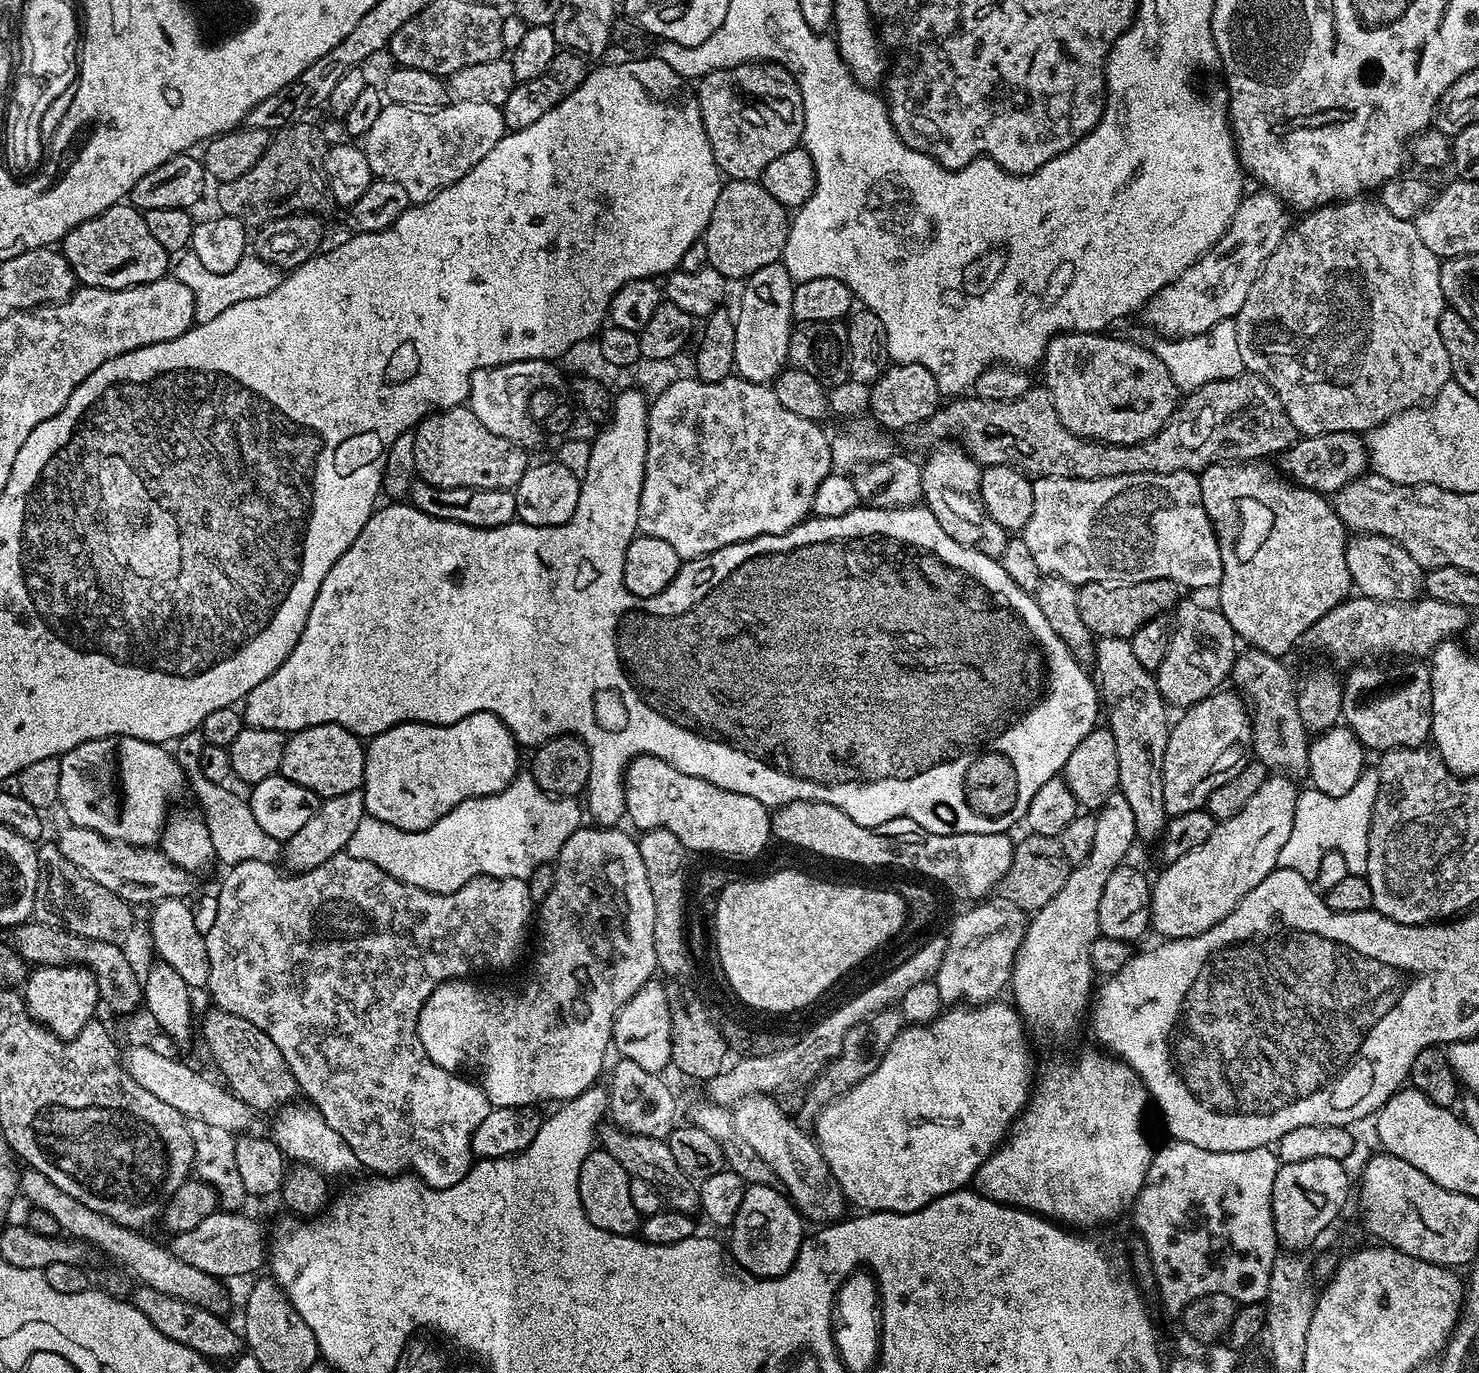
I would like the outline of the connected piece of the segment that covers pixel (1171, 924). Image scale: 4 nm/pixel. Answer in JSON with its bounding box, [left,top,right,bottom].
[1151,774,1298,940]

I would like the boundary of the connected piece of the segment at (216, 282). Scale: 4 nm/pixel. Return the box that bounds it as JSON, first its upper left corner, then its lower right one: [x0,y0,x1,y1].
[174,250,282,324]

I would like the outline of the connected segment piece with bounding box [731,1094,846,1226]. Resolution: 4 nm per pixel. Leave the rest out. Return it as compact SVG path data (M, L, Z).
M753 1094L745 1096L735 1105L731 1114L738 1134L742 1134L743 1140L757 1152L758 1158L770 1166L779 1187L795 1204L796 1211L805 1221L817 1220L815 1223L820 1226L839 1221L845 1215L844 1192L821 1154L820 1145L809 1133L807 1136L804 1133L807 1131L793 1117L792 1121L772 1100L775 1099L768 1094Z

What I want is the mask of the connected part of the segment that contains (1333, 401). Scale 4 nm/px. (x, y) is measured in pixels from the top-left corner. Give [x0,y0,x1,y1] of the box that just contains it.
[1234,198,1452,437]

